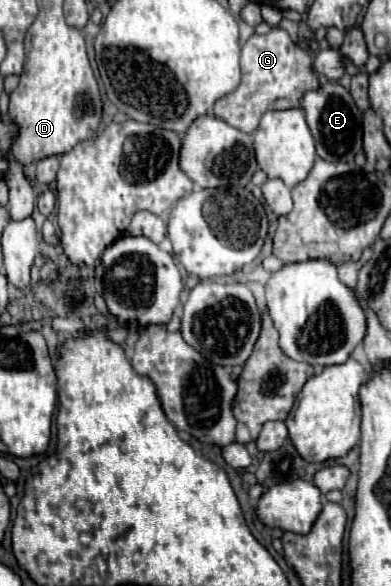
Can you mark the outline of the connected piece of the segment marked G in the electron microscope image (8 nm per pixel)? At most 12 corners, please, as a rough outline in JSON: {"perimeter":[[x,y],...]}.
{"perimeter":[[283,28],[241,50],[241,84],[213,112],[253,132],[263,112],[319,88]]}

